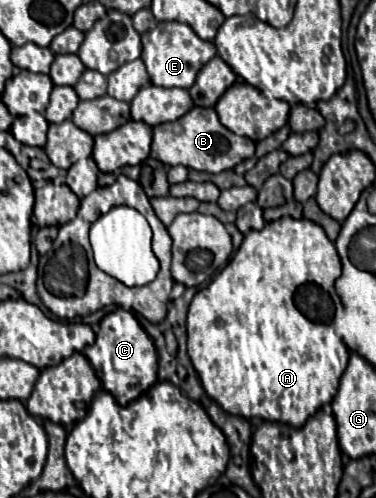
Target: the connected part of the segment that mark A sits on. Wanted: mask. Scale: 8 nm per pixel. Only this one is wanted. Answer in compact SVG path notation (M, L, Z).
M280 218L274 222L268 222L260 232L248 232L244 236L242 246L238 248L238 252L234 254L234 258L228 262L228 266L208 284L206 290L200 290L192 304L189 305L186 319L187 331L187 353L198 372L198 378L204 386L204 390L208 392L210 398L214 398L228 414L232 416L242 416L246 420L258 416L270 422L282 422L288 426L304 426L306 420L320 410L324 404L332 402L332 398L338 392L338 384L340 384L340 376L346 370L346 364L352 354L352 350L348 350L344 346L344 342L336 336L332 320L334 320L334 312L336 312L336 304L340 302L338 294L334 292L334 282L342 272L342 264L338 258L338 252L334 248L334 244L328 240L326 232L322 230L322 226L318 226L312 220L294 220L294 218Z

